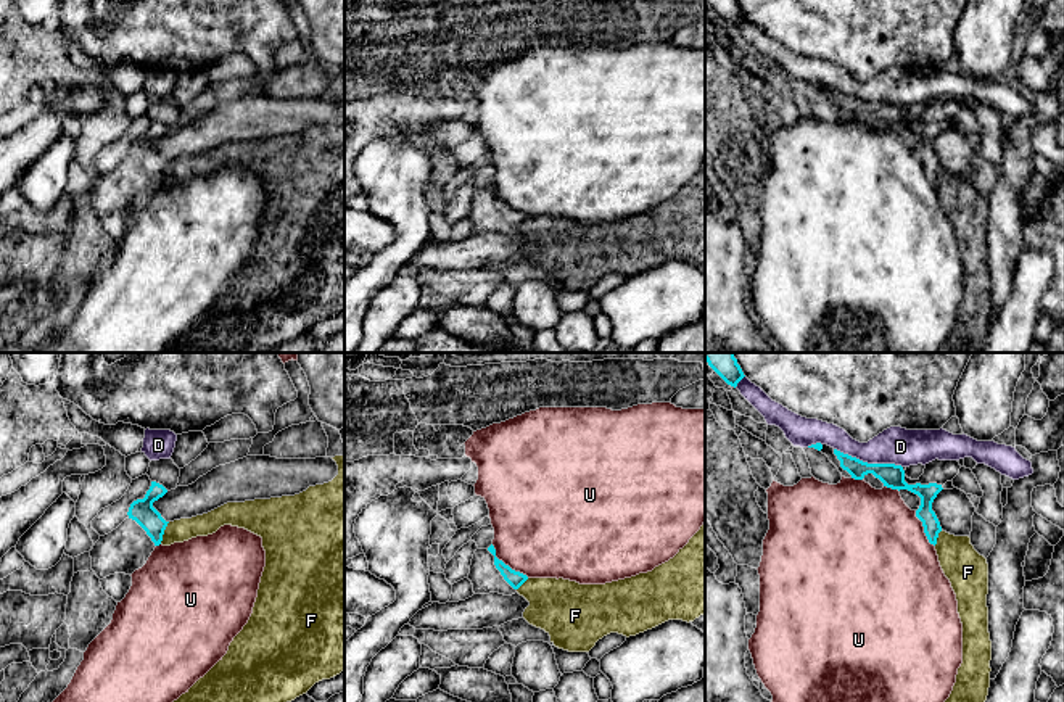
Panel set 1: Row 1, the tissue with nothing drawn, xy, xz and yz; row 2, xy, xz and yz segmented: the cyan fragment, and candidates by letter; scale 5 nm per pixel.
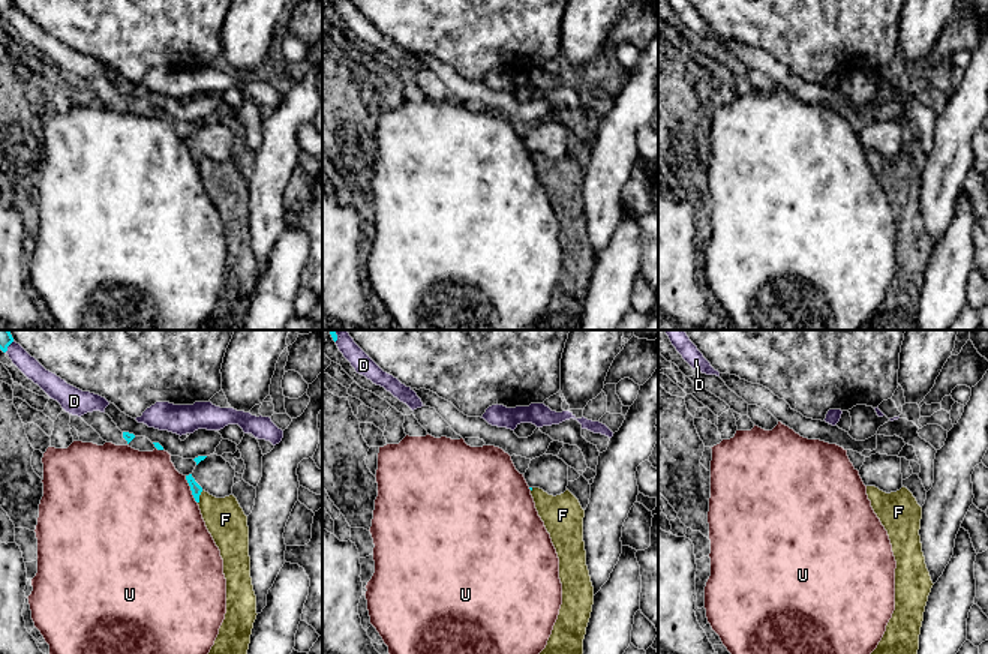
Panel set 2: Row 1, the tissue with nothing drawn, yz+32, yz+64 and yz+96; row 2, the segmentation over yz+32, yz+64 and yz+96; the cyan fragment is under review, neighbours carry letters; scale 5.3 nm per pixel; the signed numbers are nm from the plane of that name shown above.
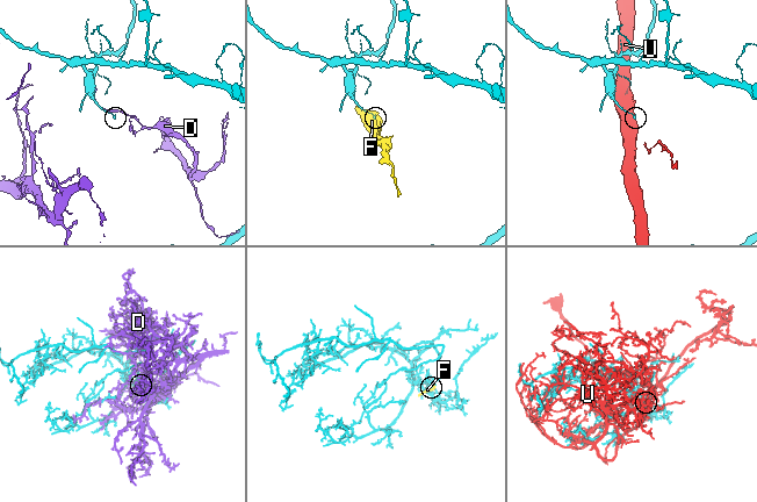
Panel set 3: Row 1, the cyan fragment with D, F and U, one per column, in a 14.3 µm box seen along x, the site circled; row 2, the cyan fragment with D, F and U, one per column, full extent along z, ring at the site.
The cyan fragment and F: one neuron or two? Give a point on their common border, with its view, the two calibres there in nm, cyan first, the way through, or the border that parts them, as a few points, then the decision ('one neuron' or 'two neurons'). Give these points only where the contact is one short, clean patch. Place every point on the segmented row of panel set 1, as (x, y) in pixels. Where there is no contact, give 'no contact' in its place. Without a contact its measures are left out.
contact xy (163, 533); calibres 120 and 110 nm; border xy (169, 522), (160, 543); two neurons

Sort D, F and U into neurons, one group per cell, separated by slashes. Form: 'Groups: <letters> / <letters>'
Groups: D / F / U

